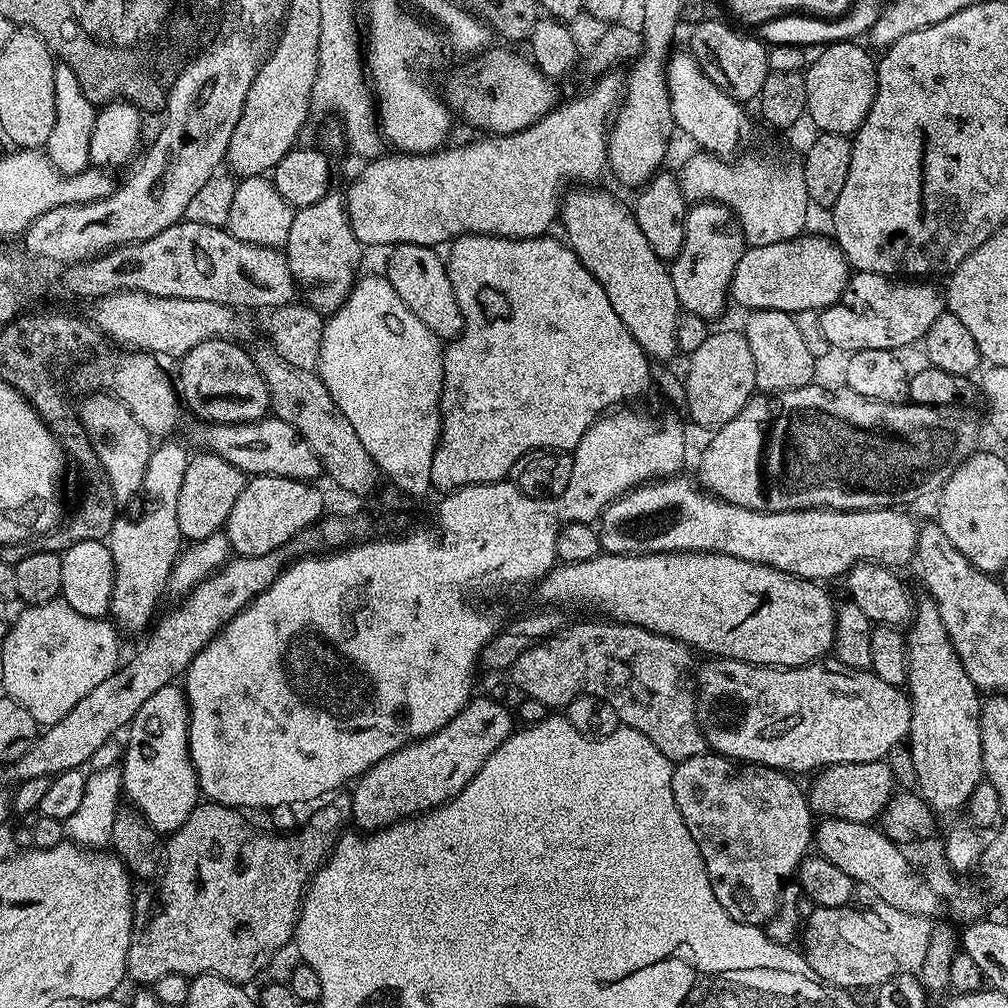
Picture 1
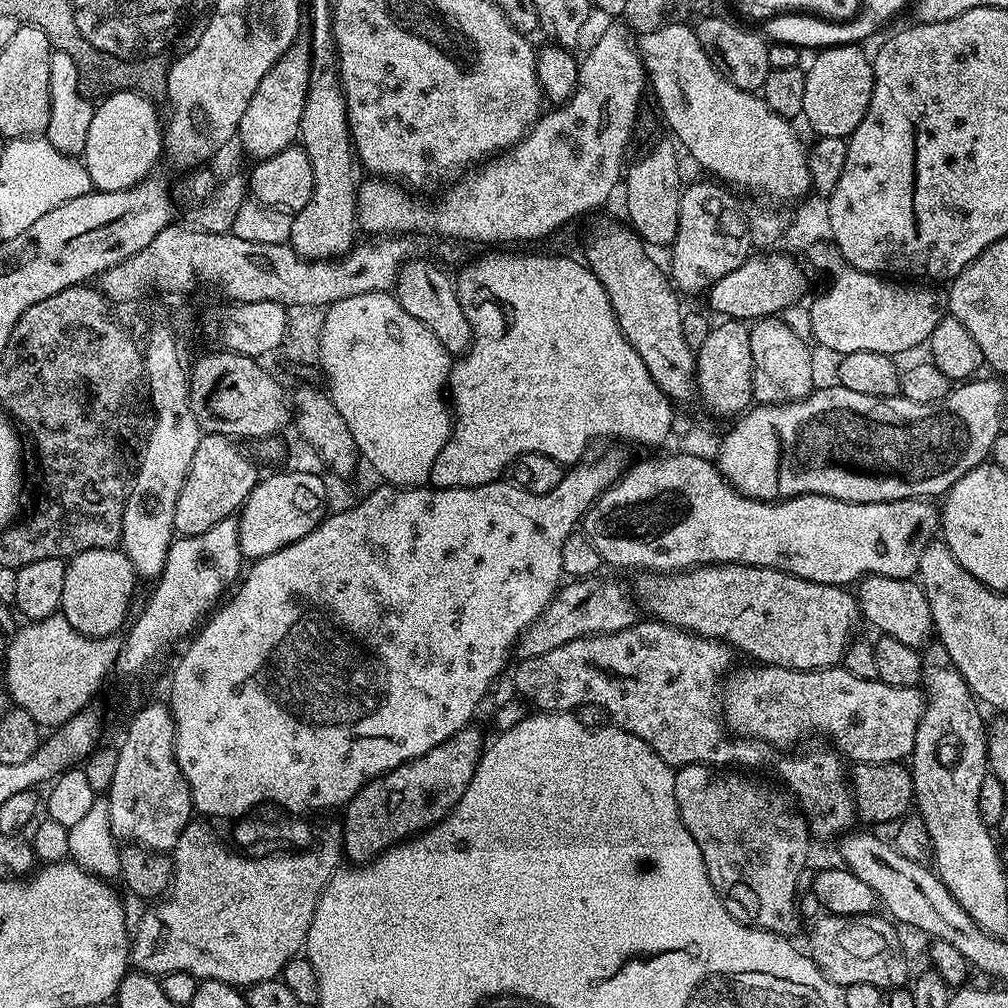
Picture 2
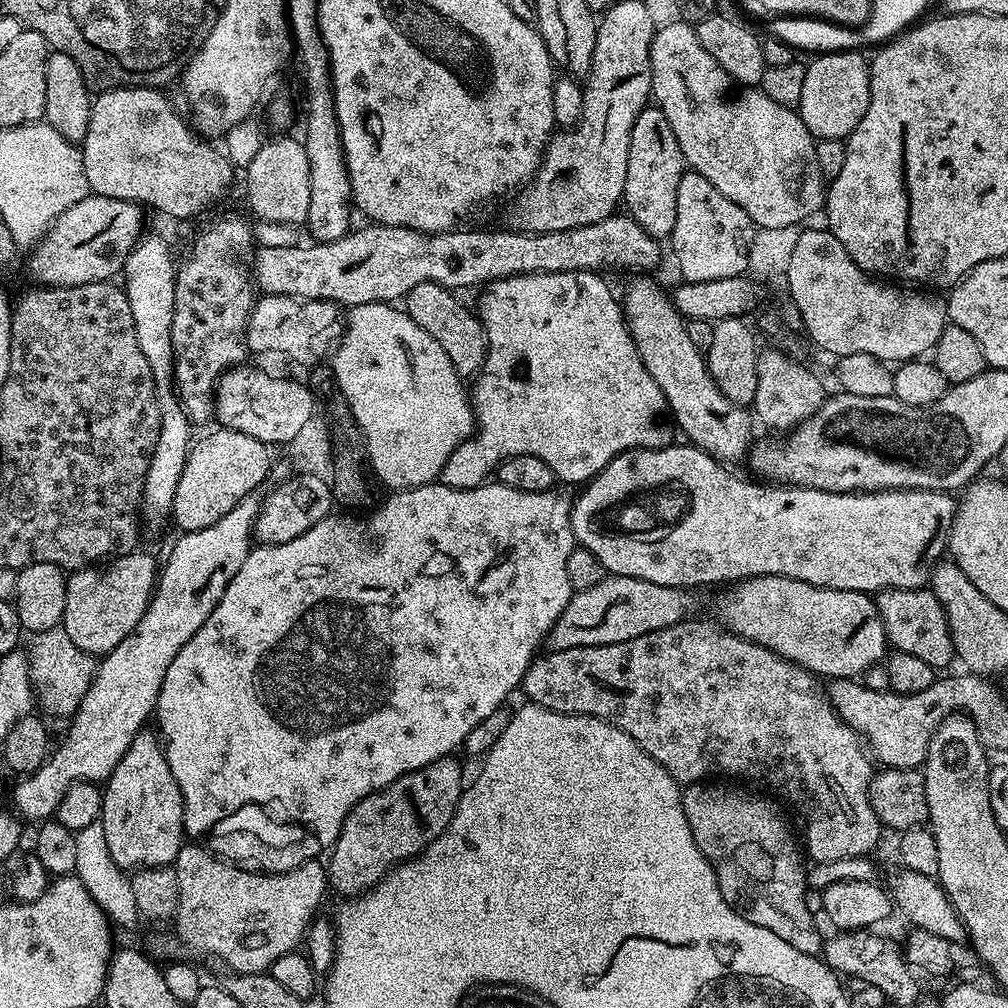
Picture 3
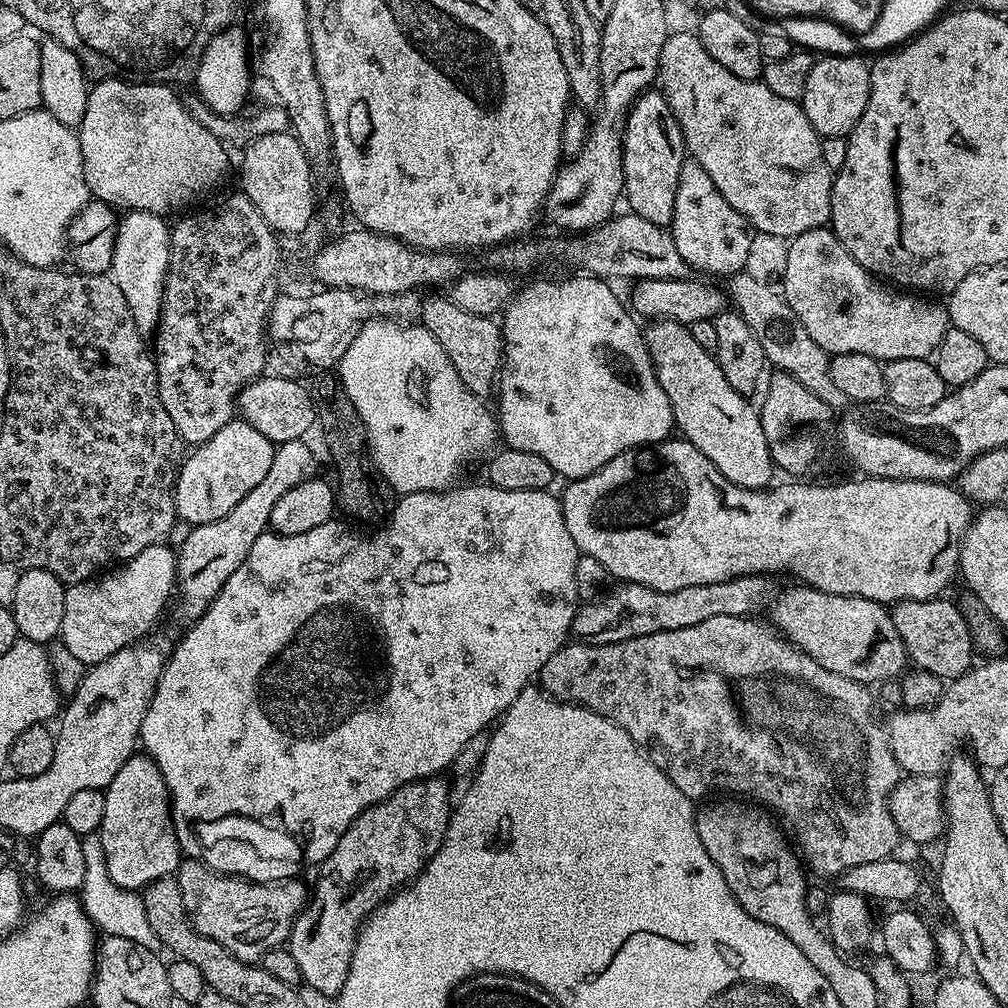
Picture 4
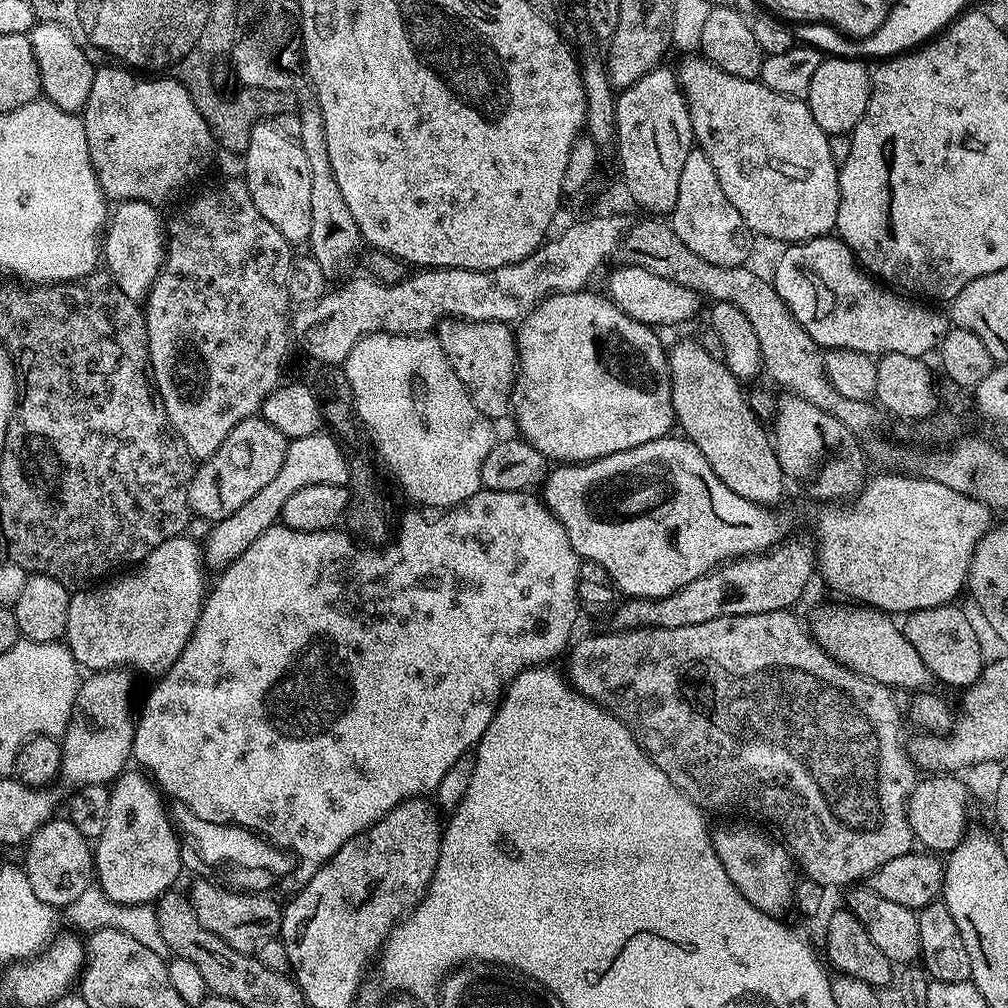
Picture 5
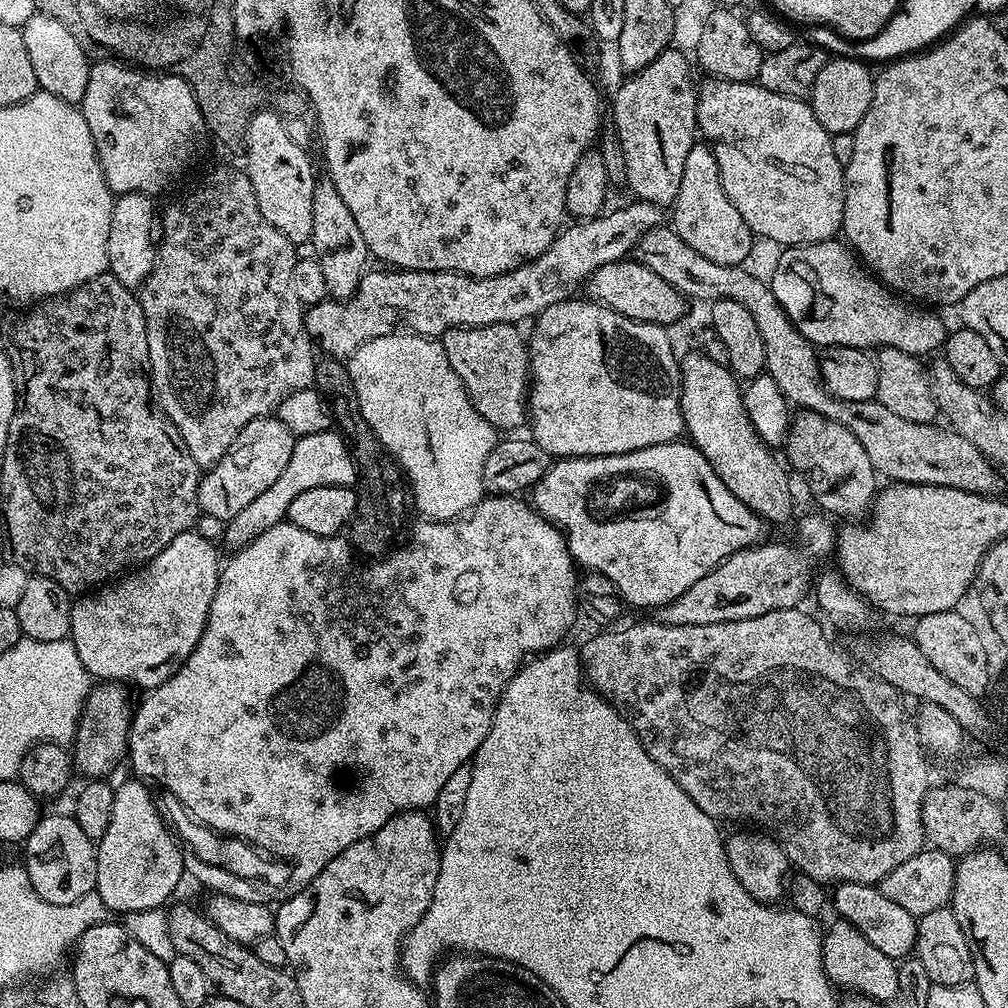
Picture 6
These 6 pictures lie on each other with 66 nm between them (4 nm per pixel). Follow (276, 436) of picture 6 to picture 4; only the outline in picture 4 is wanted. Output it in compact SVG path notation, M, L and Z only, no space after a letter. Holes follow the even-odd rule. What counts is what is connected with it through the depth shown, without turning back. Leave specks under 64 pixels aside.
M233 418L229 424L222 426L214 438L206 443L193 447L192 452L183 457L176 473L174 491L176 494L176 514L188 526L218 522L218 518L226 518L262 478L270 470L270 462L274 462L276 445L266 434L250 426L242 418Z

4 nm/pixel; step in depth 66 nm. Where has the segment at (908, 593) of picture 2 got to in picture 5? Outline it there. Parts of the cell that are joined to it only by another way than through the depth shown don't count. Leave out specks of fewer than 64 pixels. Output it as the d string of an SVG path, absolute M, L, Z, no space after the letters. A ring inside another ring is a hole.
M950 603L914 610L903 617L902 627L910 646L918 650L918 658L926 662L929 673L935 679L937 676L942 683L963 690L969 688L982 674L986 657L980 649L980 636L976 633L971 618L962 609L956 607L955 603Z

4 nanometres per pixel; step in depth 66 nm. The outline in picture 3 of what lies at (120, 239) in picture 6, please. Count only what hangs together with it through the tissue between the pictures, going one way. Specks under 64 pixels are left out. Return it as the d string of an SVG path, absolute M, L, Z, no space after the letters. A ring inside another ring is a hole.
M141 235L132 248L132 253L126 258L122 273L122 287L126 298L130 302L130 314L134 314L134 334L138 334L138 346L142 354L146 354L146 362L150 362L150 374L154 374L156 387L156 401L160 407L160 433L158 442L152 451L150 466L146 470L144 489L140 495L140 515L143 523L152 528L160 528L172 514L174 490L178 490L178 478L182 478L182 470L186 466L188 450L193 443L193 421L189 420L187 412L181 407L180 397L174 387L172 375L172 323L174 322L174 298L176 297L176 270L177 265L172 264L172 252L168 244L160 236Z

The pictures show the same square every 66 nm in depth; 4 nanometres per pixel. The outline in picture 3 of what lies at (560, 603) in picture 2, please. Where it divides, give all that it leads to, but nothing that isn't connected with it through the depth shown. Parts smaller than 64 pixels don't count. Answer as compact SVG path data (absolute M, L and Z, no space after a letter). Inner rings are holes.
M605 575L598 586L590 586L581 592L573 591L566 610L554 622L548 632L547 647L553 652L574 650L582 646L606 646L618 642L630 642L642 634L654 630L672 628L689 619L696 608L696 600L687 588L658 586L629 576Z

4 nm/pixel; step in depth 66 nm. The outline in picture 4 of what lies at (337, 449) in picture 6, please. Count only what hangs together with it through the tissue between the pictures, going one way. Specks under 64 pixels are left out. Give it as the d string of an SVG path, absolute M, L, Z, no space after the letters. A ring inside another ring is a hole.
M291 440L285 444L276 445L274 462L270 462L270 470L266 473L266 478L262 478L262 482L258 482L258 486L254 486L254 490L250 490L250 494L246 494L246 498L242 498L242 502L238 502L238 506L234 506L234 510L230 510L230 514L226 514L226 518L218 518L218 522L195 525L189 531L192 533L181 542L180 548L178 547L176 580L179 593L182 594L181 598L180 595L178 598L182 619L188 620L187 622L196 621L214 602L214 598L222 590L222 586L226 586L230 574L234 574L234 570L238 570L238 566L242 566L242 562L246 562L246 554L250 554L250 546L254 546L254 542L258 542L258 538L263 532L269 531L270 514L274 514L274 502L278 502L278 498L282 498L282 494L286 494L286 490L298 486L304 480L313 479L317 475L316 460L306 445L304 440Z

